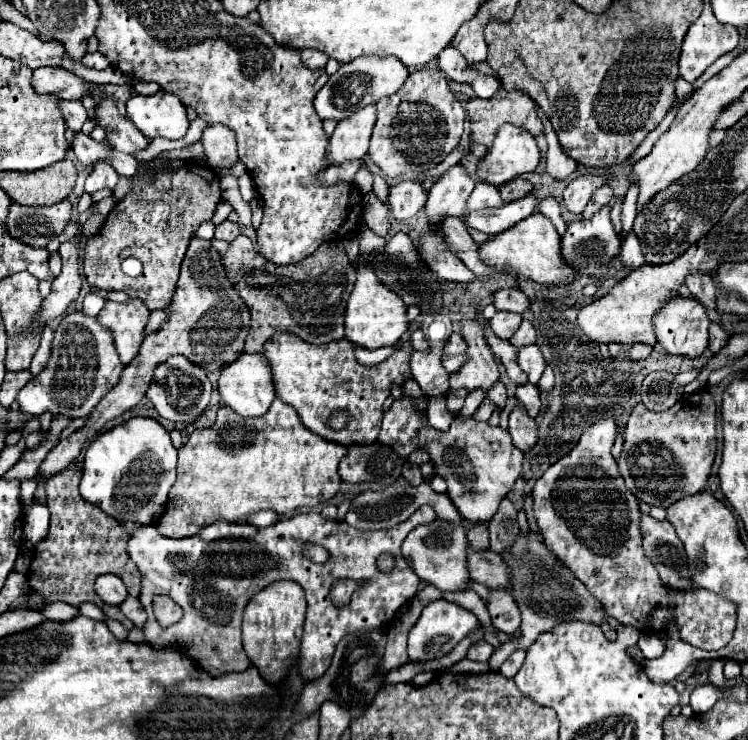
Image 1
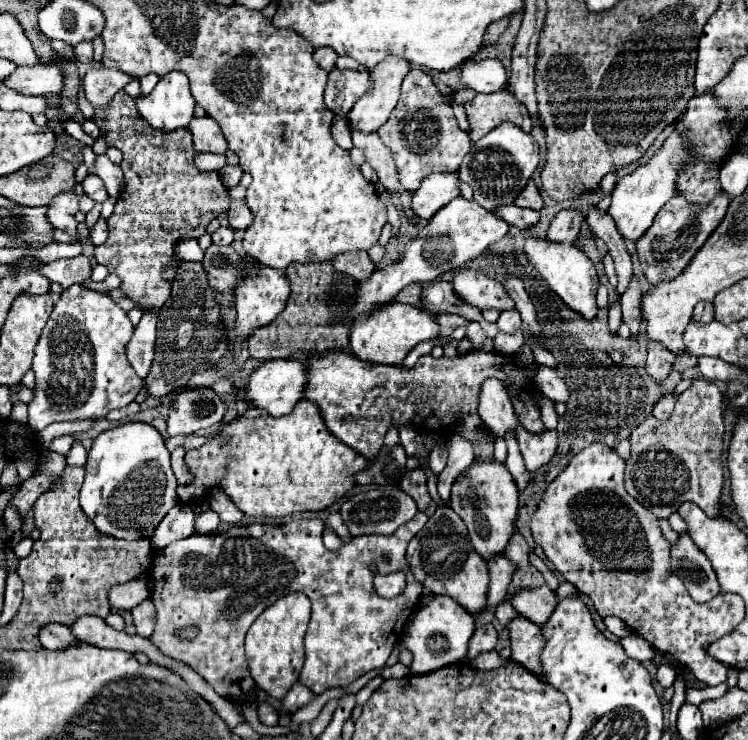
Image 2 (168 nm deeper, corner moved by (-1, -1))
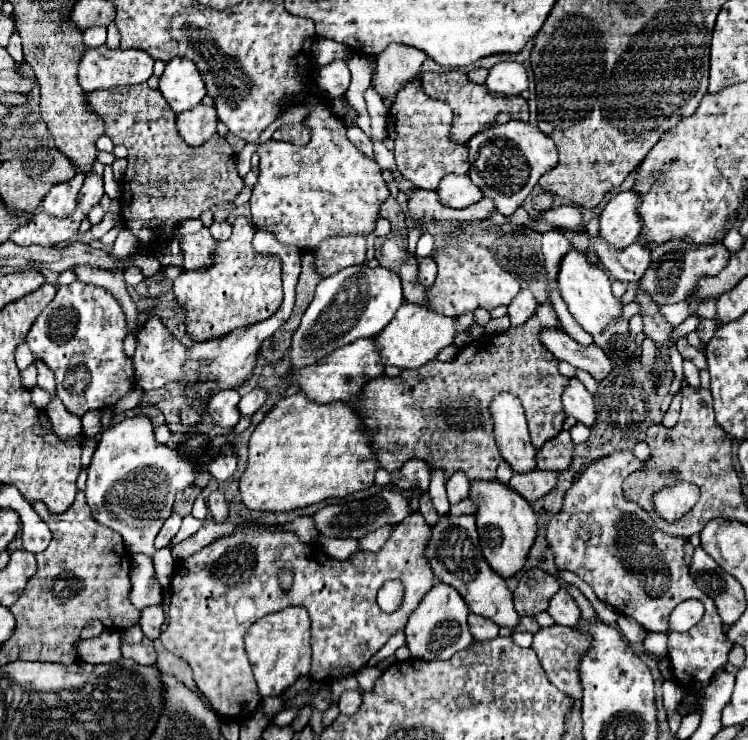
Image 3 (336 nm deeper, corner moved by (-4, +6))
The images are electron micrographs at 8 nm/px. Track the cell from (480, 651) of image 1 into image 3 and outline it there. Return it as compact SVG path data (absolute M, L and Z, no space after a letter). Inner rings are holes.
M474 613L468 615L468 625L470 625L470 631L472 631L476 641L496 639L498 631L500 631L500 627L494 621L490 621L490 619L482 617L482 615L474 615Z

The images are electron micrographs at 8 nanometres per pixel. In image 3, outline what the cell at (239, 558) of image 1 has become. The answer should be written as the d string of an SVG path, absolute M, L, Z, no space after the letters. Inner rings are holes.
M412 513L402 523L392 525L390 537L378 553L358 549L350 559L338 561L324 551L312 547L310 543L302 543L296 533L280 525L274 527L268 523L264 527L258 527L252 521L244 521L240 527L234 529L232 535L212 541L204 549L186 557L186 561L182 561L180 567L174 569L168 609L170 623L160 633L160 641L170 653L184 659L192 667L198 689L206 695L206 699L222 717L248 717L262 701L244 651L244 635L248 627L260 617L282 611L288 605L306 605L312 619L312 679L328 685L340 677L356 675L394 633L406 629L410 613L418 607L426 591L430 591L430 587L434 585L430 565L422 557L422 547L426 545L426 539L430 539L430 525L424 521L422 513ZM280 571L292 571L294 575L294 583L288 591L284 591L280 585ZM392 579L398 579L404 585L404 599L394 613L384 613L376 603L376 593L386 581Z

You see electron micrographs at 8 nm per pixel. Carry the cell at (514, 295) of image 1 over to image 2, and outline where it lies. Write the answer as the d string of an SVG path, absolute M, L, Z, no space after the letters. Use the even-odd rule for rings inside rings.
M461 268L453 274L451 286L455 294L467 302L469 306L475 306L479 310L495 308L499 312L515 308L515 302L509 298L505 286L497 282L495 278L487 276L479 268Z

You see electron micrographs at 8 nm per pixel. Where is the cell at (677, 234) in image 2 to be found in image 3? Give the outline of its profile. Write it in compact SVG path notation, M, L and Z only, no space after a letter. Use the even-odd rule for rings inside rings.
M684 237L684 239L670 239L660 245L650 243L648 249L652 255L652 263L642 277L642 287L646 287L646 291L652 295L652 299L658 305L684 301L686 295L690 295L690 291L696 287L698 275L716 275L726 265L726 259L730 257L724 239L720 241L712 239L710 243L698 245L692 239Z

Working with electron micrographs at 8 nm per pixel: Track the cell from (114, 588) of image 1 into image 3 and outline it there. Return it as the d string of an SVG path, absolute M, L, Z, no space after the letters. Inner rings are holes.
M138 565L138 567L130 567L130 579L132 579L132 591L130 591L130 601L138 607L144 609L150 603L160 603L160 601L138 601L144 597L152 597L152 599L160 599L162 591L160 585L156 583L156 575L152 571L150 565Z

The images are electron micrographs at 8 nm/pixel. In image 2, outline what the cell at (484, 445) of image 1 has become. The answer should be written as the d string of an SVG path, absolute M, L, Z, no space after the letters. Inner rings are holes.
M475 460L471 468L465 474L461 474L453 484L449 506L463 518L465 526L469 528L469 538L483 560L491 560L505 552L513 536L519 510L519 492L505 464L499 464L495 460L491 462Z

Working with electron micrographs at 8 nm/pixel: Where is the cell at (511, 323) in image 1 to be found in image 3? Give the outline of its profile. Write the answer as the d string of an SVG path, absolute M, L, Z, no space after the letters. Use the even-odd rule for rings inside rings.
M522 289L516 299L508 305L508 317L510 317L510 323L512 325L522 325L528 317L534 315L538 303L534 299L534 295L528 291L528 289Z

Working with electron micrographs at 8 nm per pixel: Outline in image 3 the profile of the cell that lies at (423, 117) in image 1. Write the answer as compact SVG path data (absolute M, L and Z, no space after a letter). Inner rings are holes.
M420 79L410 81L402 91L398 91L390 113L386 131L394 139L396 167L404 179L412 181L420 189L434 191L448 173L466 173L468 171L468 147L456 143L450 137L452 131L452 109L448 103L432 99L424 93Z

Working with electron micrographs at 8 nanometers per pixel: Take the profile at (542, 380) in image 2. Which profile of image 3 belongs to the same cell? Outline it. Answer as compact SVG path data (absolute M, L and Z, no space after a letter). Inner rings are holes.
M576 377L568 379L568 385L562 391L562 409L566 415L576 417L584 425L594 425L596 411L594 411L594 399L584 387L584 383Z

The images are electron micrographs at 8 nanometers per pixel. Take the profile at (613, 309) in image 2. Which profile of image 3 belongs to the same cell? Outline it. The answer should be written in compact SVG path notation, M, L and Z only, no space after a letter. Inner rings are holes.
M554 327L540 329L540 341L558 361L566 361L574 367L580 367L598 381L604 379L612 369L612 359L602 347L594 343L590 347L584 347L562 329L554 329Z

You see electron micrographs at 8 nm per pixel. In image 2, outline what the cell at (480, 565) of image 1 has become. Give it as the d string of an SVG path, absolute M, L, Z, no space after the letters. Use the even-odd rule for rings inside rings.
M545 584L537 590L517 592L513 596L511 604L521 616L529 618L537 626L543 626L543 622L547 622L547 618L551 618L553 610L557 606L557 598L555 598L555 592Z

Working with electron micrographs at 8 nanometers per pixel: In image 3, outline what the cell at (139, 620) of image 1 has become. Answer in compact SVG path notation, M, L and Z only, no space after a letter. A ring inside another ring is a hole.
M150 605L142 611L140 627L148 639L156 639L160 635L162 623L164 623L164 609L160 605Z

